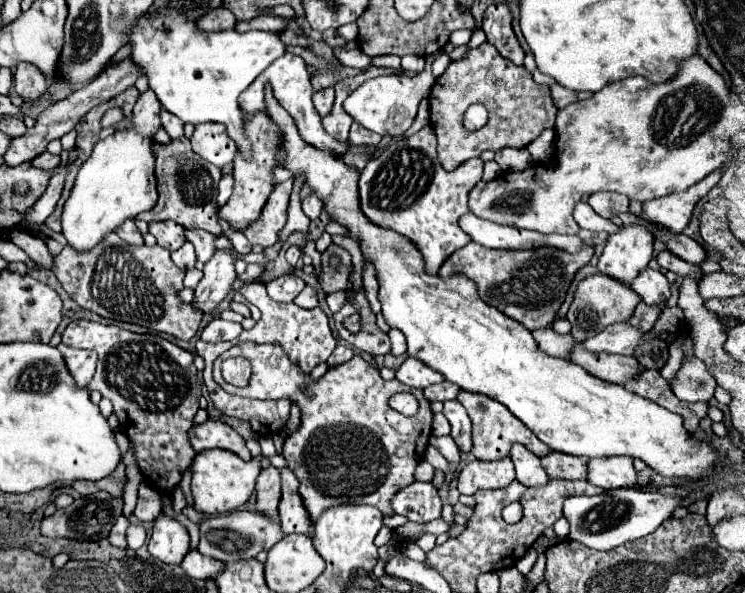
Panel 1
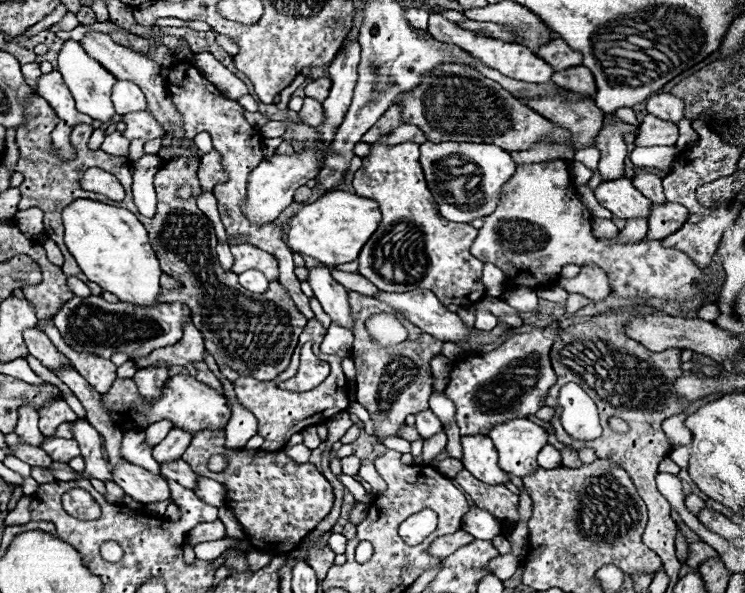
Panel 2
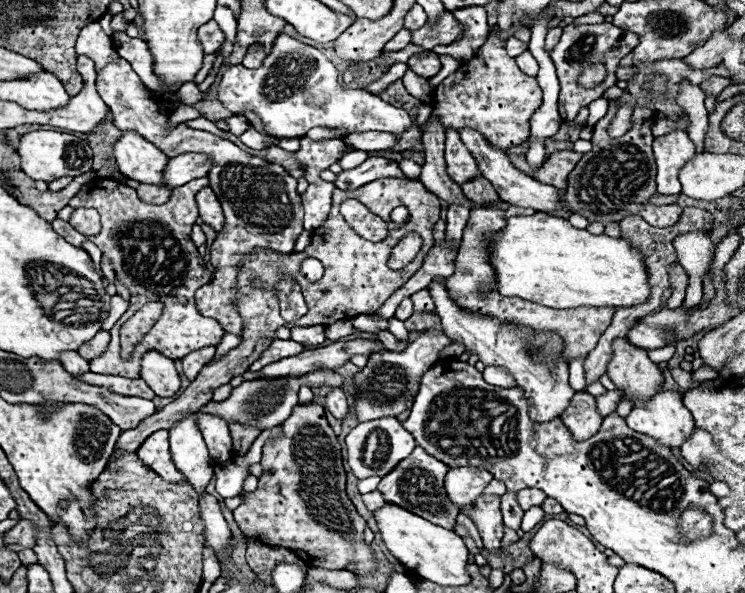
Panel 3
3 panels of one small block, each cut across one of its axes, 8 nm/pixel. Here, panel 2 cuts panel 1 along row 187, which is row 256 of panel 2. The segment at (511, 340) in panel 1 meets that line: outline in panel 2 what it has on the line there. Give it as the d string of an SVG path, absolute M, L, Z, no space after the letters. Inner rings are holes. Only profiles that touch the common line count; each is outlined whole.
M328 192L312 204L304 204L288 222L288 246L296 254L312 256L324 266L338 266L358 258L358 252L380 224L380 210L374 200L350 192Z

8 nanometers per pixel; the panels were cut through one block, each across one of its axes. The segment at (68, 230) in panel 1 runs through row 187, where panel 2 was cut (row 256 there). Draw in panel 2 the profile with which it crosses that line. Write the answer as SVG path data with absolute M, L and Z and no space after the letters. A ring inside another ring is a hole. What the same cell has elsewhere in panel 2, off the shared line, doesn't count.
M78 198L62 210L62 220L64 220L64 228L66 228L64 242L70 250L70 254L76 258L82 272L88 276L88 280L102 286L102 290L116 294L118 300L122 300L122 302L130 302L130 304L136 304L142 308L154 308L156 304L160 304L158 296L162 290L160 288L162 270L160 270L154 250L150 248L146 228L130 210L114 208L114 206L102 204L96 200L88 200L88 198Z

